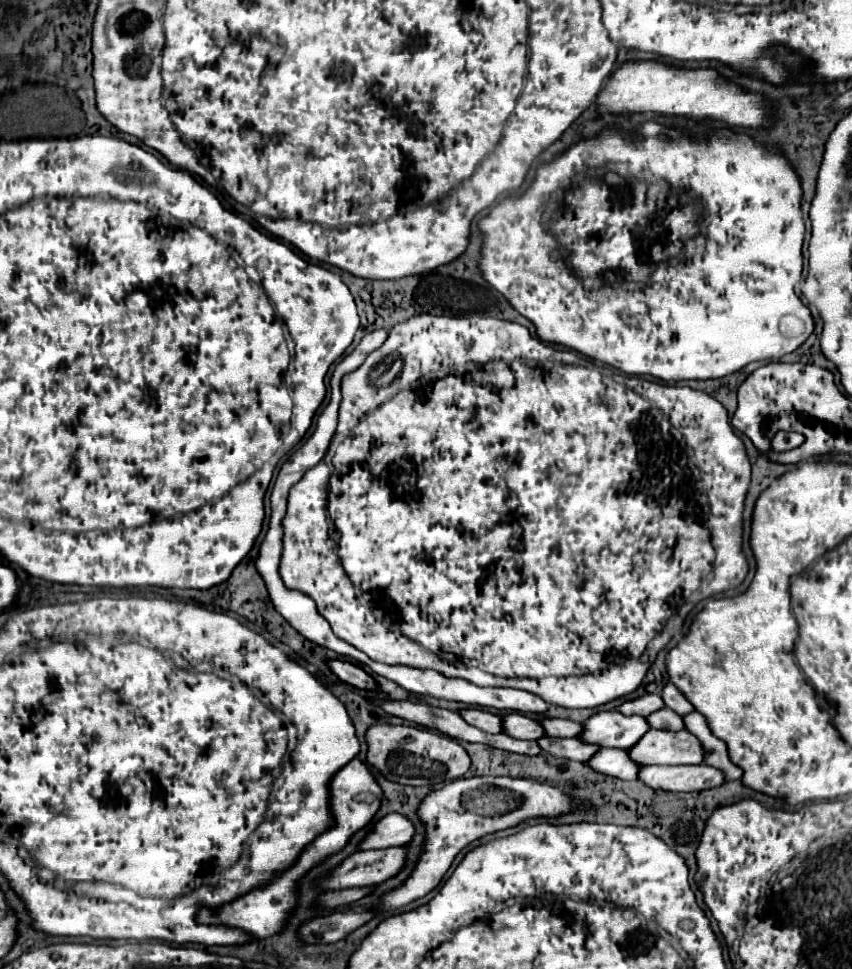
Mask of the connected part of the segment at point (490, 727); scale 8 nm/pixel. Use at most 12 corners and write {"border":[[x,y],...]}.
{"border":[[461,710],[461,716],[487,734],[501,734],[503,720],[485,710]]}

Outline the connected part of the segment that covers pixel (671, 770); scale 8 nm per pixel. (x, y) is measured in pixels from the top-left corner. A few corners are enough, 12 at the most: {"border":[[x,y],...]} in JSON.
{"border":[[643,766],[647,786],[669,792],[717,788],[713,766]]}

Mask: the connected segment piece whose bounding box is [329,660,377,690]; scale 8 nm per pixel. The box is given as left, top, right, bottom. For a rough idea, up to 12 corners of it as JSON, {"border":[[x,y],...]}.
{"border":[[329,662],[343,682],[361,690],[377,690],[363,668],[349,662]]}

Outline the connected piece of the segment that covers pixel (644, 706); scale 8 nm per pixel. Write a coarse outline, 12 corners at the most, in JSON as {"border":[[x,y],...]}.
{"border":[[659,694],[623,702],[617,710],[623,714],[649,716],[665,702]]}

